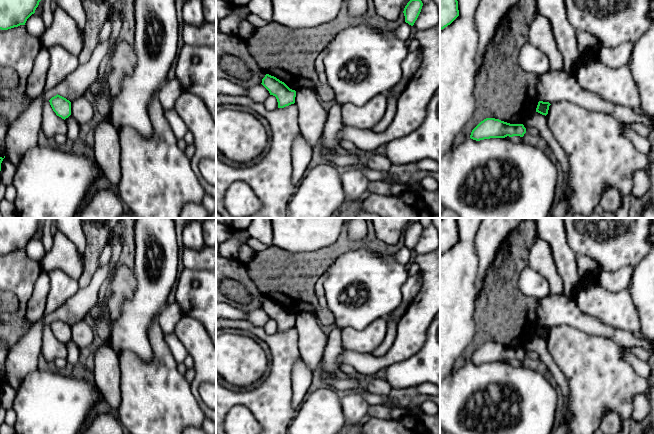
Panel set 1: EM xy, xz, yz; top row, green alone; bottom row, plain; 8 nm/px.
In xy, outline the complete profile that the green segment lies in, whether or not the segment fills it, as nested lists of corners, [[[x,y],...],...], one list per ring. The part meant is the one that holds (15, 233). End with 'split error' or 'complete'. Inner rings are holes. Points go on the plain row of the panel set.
[[[0,218],[0,253],[25,249],[41,223],[42,218]]]; complete

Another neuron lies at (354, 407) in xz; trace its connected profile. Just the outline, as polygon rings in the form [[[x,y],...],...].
[[[362,386],[341,393],[341,408],[345,420],[352,423],[360,423],[367,419],[369,404],[362,397]]]

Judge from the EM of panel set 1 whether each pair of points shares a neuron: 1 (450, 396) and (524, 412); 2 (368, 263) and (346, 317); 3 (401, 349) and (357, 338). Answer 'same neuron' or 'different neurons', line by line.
1: same neuron
2: same neuron
3: different neurons

